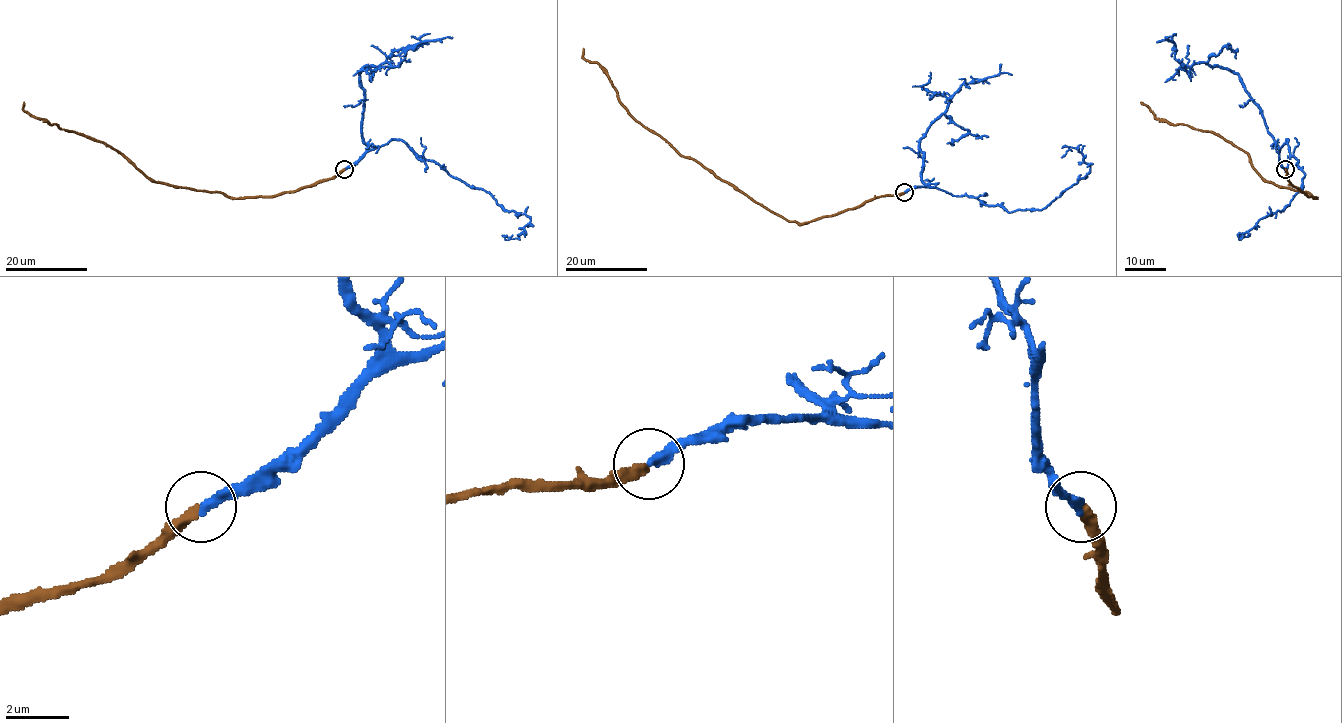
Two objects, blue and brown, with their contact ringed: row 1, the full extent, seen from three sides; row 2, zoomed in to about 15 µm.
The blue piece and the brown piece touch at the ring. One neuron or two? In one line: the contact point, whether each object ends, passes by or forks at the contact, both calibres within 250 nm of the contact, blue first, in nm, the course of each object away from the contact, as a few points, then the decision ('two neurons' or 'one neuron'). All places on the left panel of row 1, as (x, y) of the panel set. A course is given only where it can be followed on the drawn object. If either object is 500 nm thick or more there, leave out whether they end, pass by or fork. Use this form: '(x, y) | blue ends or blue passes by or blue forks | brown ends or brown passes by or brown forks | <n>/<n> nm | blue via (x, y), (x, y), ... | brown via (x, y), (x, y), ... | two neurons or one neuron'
(344, 169) | blue ends | brown ends | 320/320 nm | blue via (344, 168), (391, 140), (402, 140), (426, 160), (487, 191), (506, 210), (530, 219), (517, 238), (501, 235) | brown via (344, 168), (297, 191), (229, 198), (220, 192), (154, 182), (102, 142), (30, 115), (23, 109), (23, 102) | one neuron

